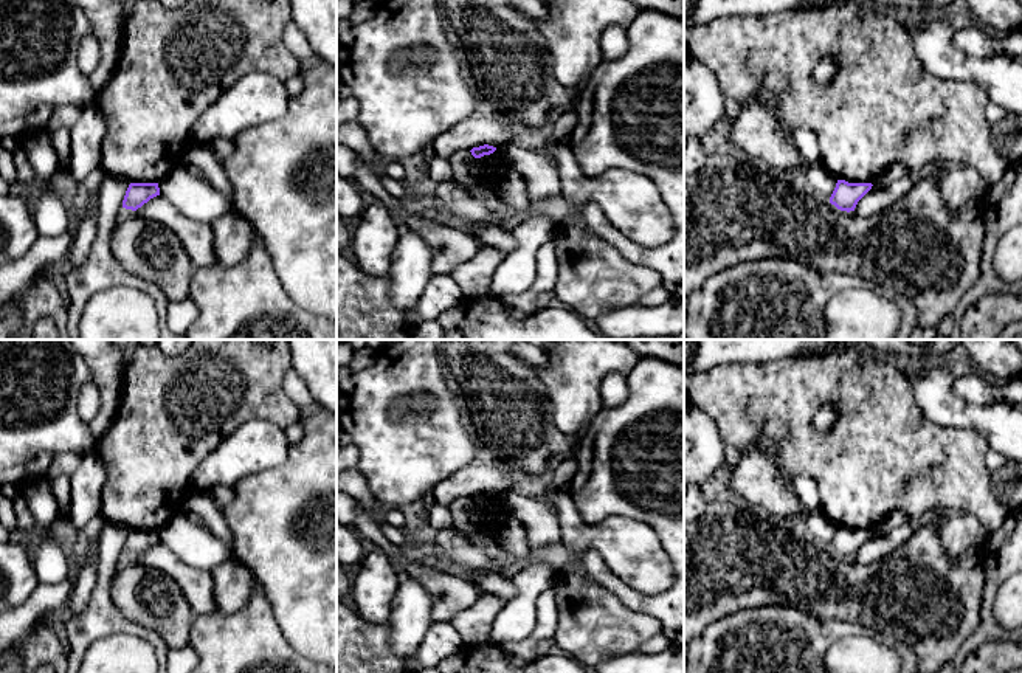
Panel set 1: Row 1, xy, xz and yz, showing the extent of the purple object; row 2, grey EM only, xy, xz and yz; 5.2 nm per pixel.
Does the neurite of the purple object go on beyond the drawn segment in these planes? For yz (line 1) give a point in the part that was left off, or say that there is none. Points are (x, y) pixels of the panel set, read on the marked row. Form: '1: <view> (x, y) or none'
1: none

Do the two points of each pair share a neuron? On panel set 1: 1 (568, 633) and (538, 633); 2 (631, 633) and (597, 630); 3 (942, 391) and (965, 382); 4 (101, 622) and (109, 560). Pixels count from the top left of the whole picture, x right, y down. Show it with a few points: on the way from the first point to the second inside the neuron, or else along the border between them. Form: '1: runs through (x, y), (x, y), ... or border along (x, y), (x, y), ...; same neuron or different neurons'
1: border along (555, 596), (555, 633), (552, 639); different neurons
2: runs through (624, 631), (605, 630); same neuron
3: border along (957, 371), (954, 389), (966, 400), (985, 403); different neurons
4: runs through (101, 607), (104, 576); same neuron

